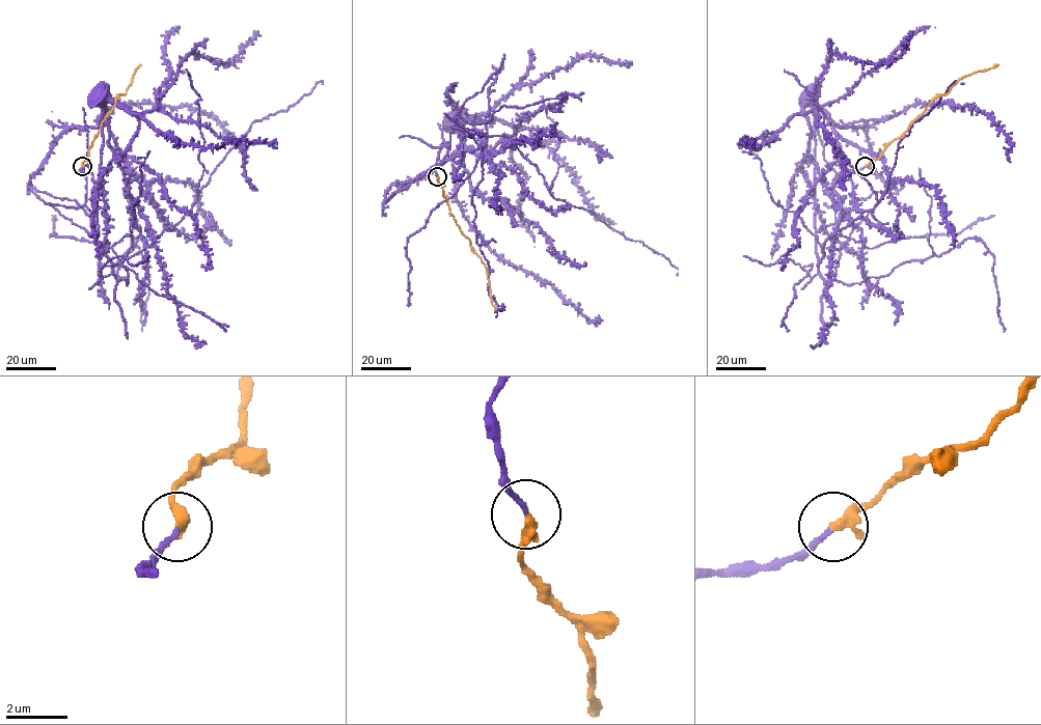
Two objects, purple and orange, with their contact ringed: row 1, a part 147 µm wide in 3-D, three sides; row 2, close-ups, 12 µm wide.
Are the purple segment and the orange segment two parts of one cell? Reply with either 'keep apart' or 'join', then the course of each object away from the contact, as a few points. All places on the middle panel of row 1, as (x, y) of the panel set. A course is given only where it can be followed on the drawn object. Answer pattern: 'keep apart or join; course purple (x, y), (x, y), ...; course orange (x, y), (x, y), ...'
join; course purple (437, 176), (441, 144), (447, 148), (447, 142), (448, 147), (451, 127), (461, 120); course orange (437, 176), (449, 213), (487, 270), (495, 310)

